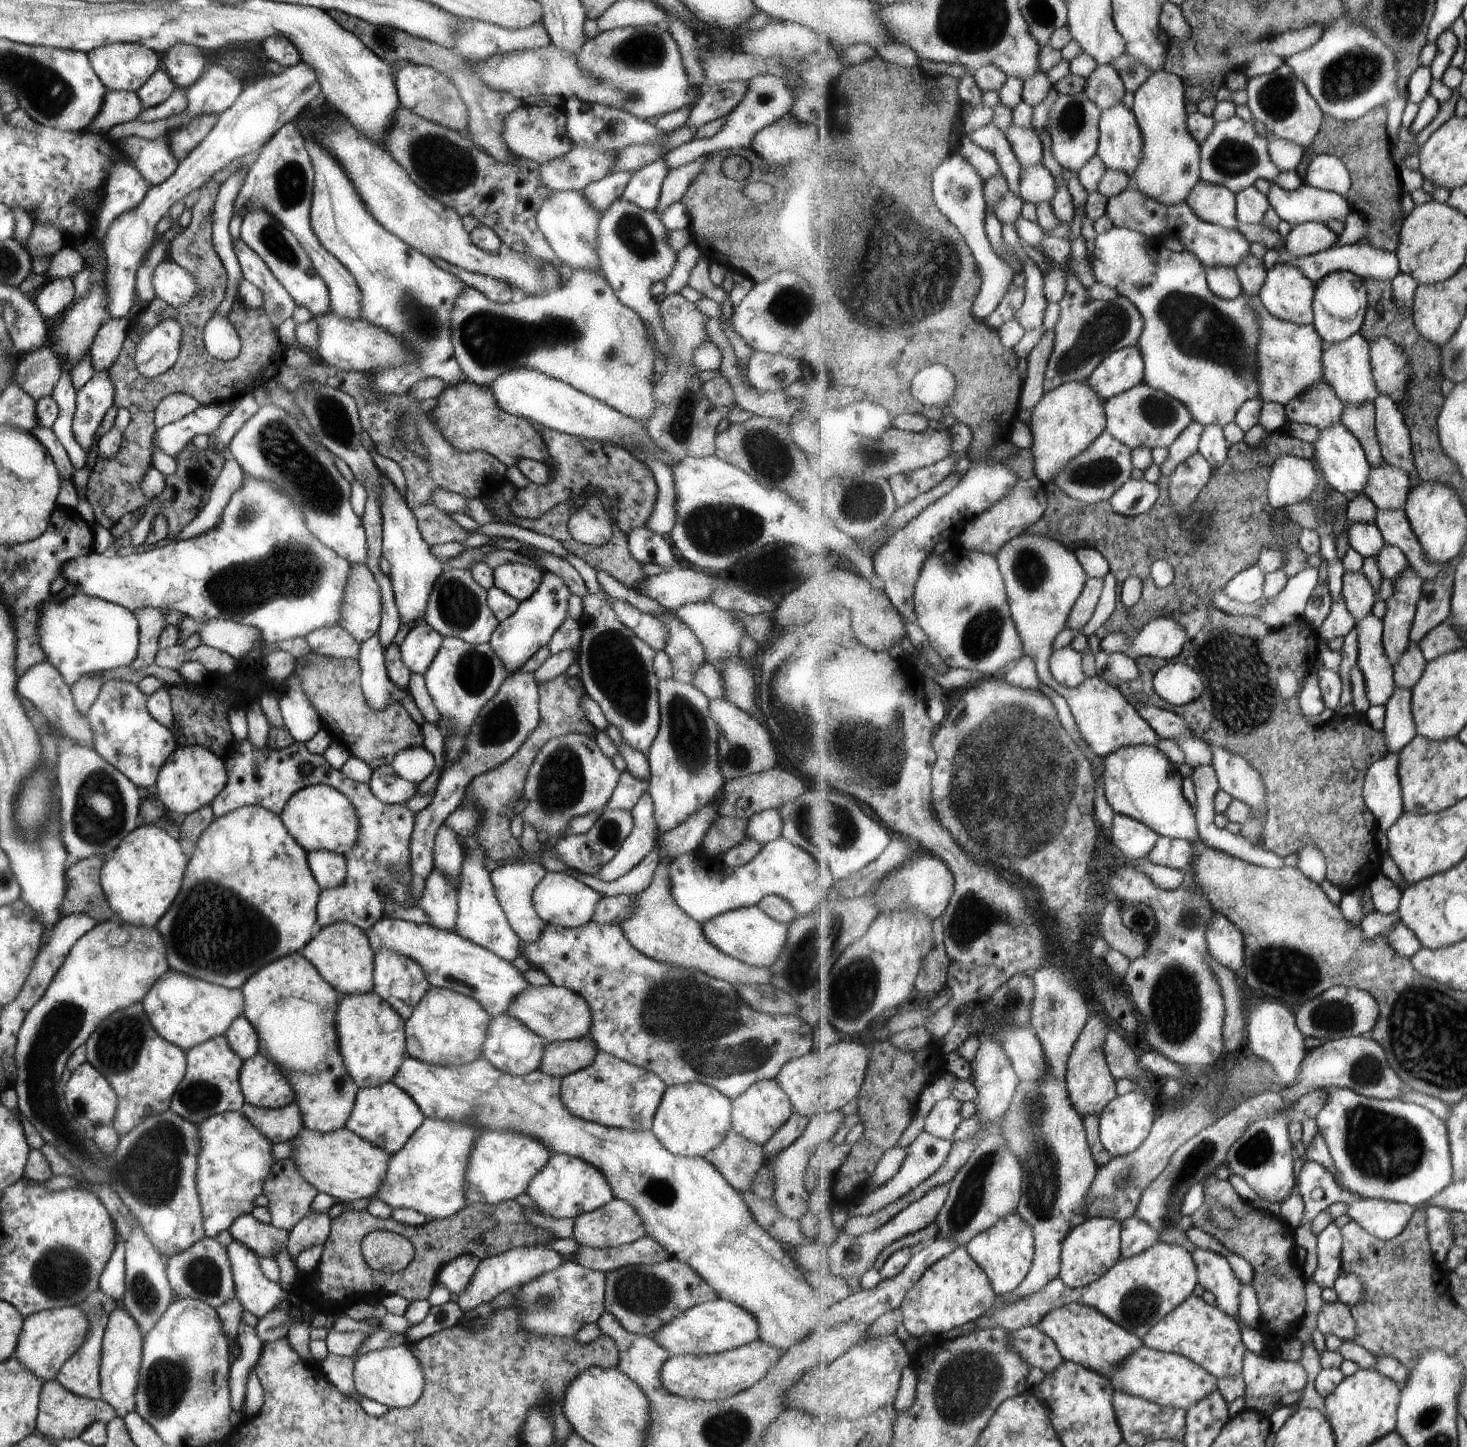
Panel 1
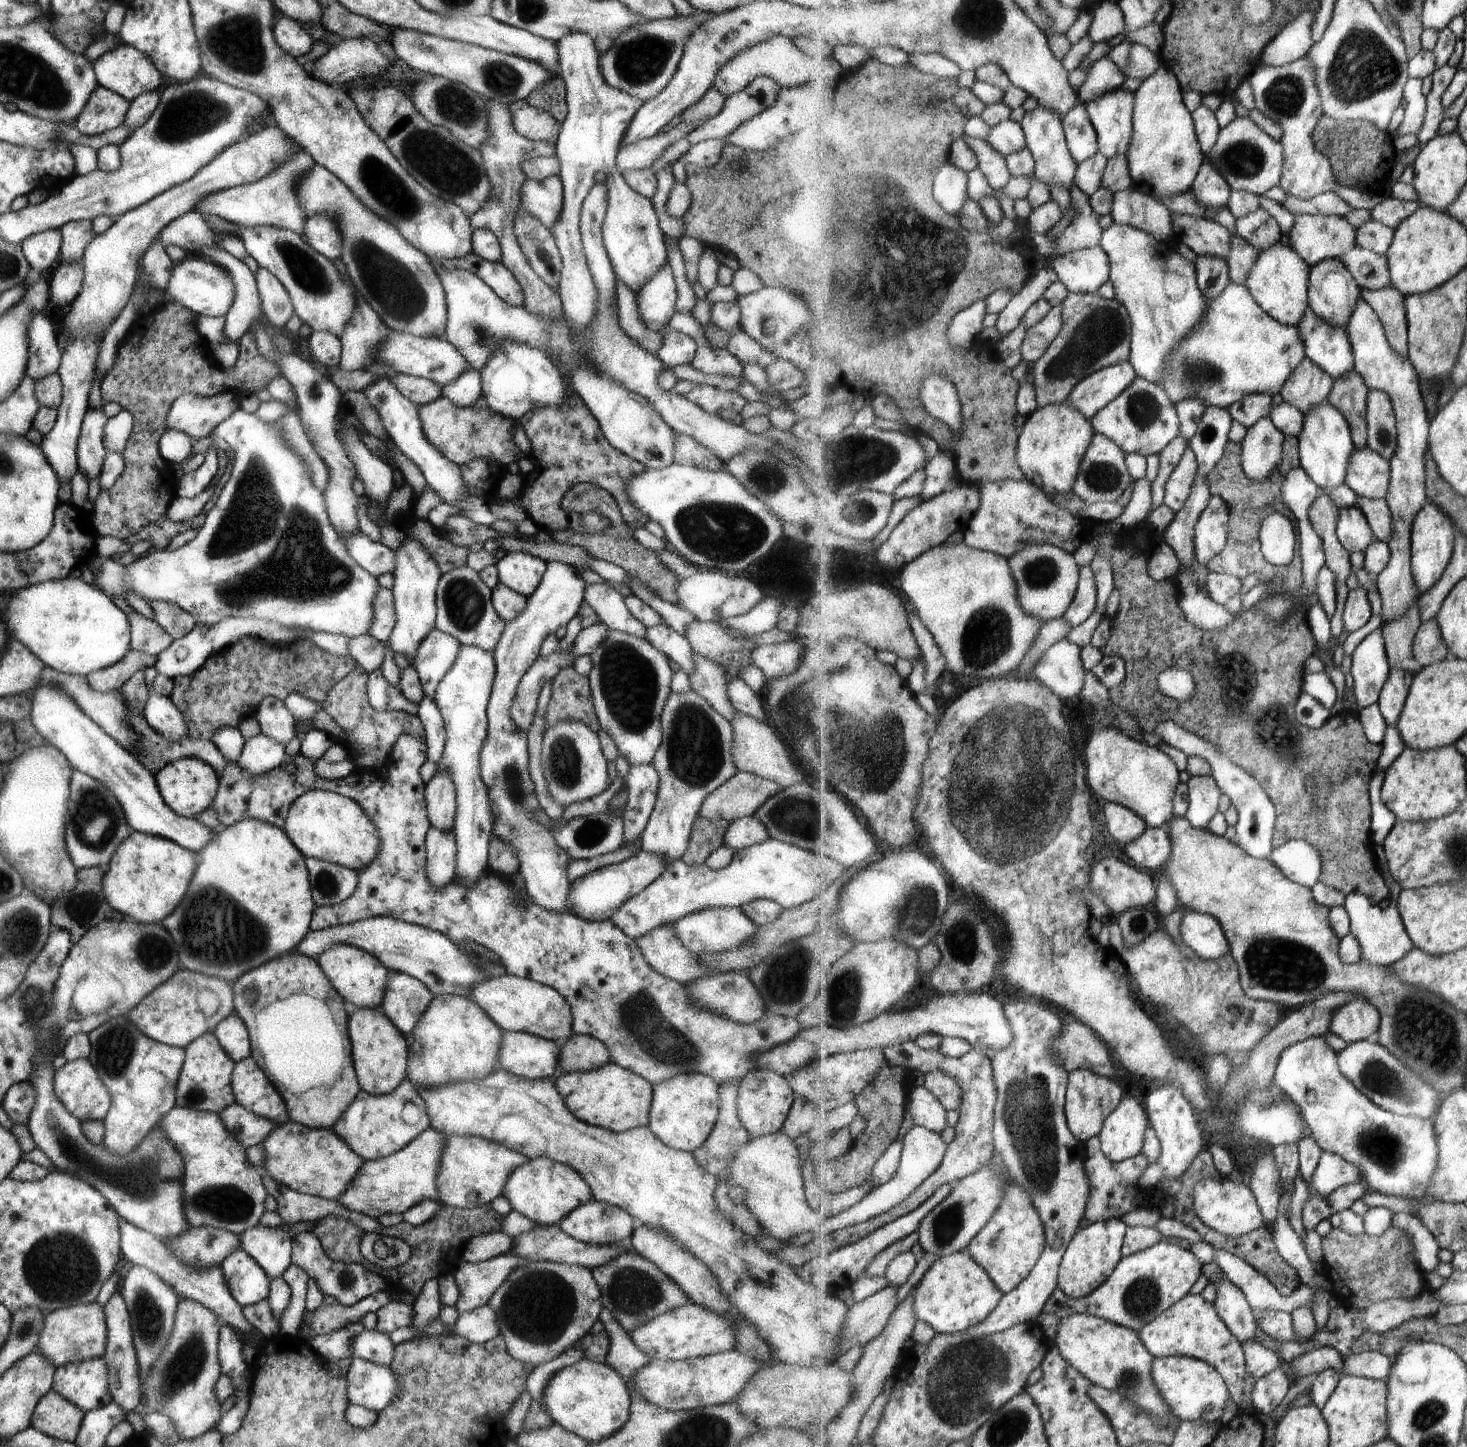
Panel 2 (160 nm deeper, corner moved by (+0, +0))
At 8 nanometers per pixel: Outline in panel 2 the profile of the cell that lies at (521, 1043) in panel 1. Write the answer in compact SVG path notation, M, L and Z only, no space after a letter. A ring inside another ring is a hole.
M504 1031L497 1068L524 1079L555 1078L560 1043L519 1031Z

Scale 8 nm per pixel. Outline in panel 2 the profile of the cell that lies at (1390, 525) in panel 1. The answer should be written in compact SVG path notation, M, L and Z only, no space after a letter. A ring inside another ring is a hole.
M1361 495L1357 497L1356 506L1366 514L1374 535L1388 544L1391 540L1394 518L1386 499L1372 499Z

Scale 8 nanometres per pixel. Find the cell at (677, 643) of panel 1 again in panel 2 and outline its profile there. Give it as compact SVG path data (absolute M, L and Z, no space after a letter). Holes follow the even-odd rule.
M692 652L693 673L688 675L690 690L702 696L725 720L731 721L737 712L726 693L726 672L718 664Z

